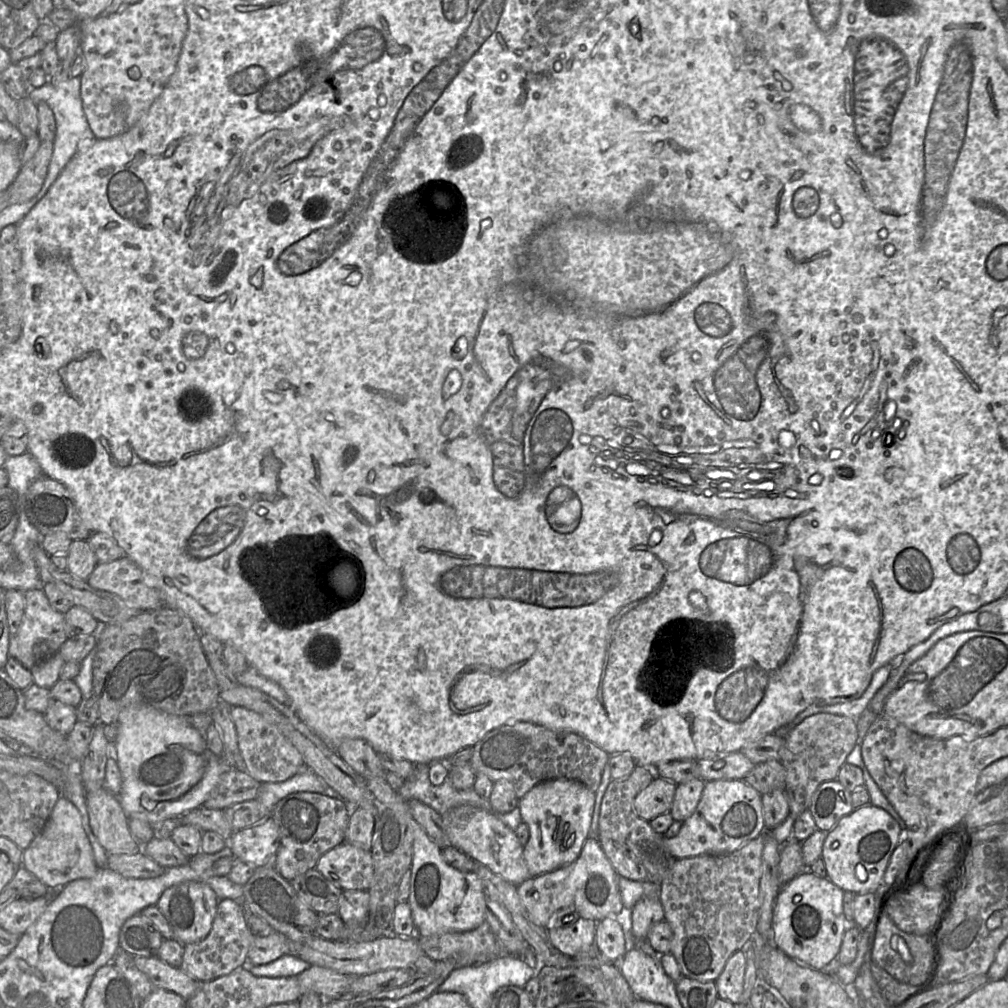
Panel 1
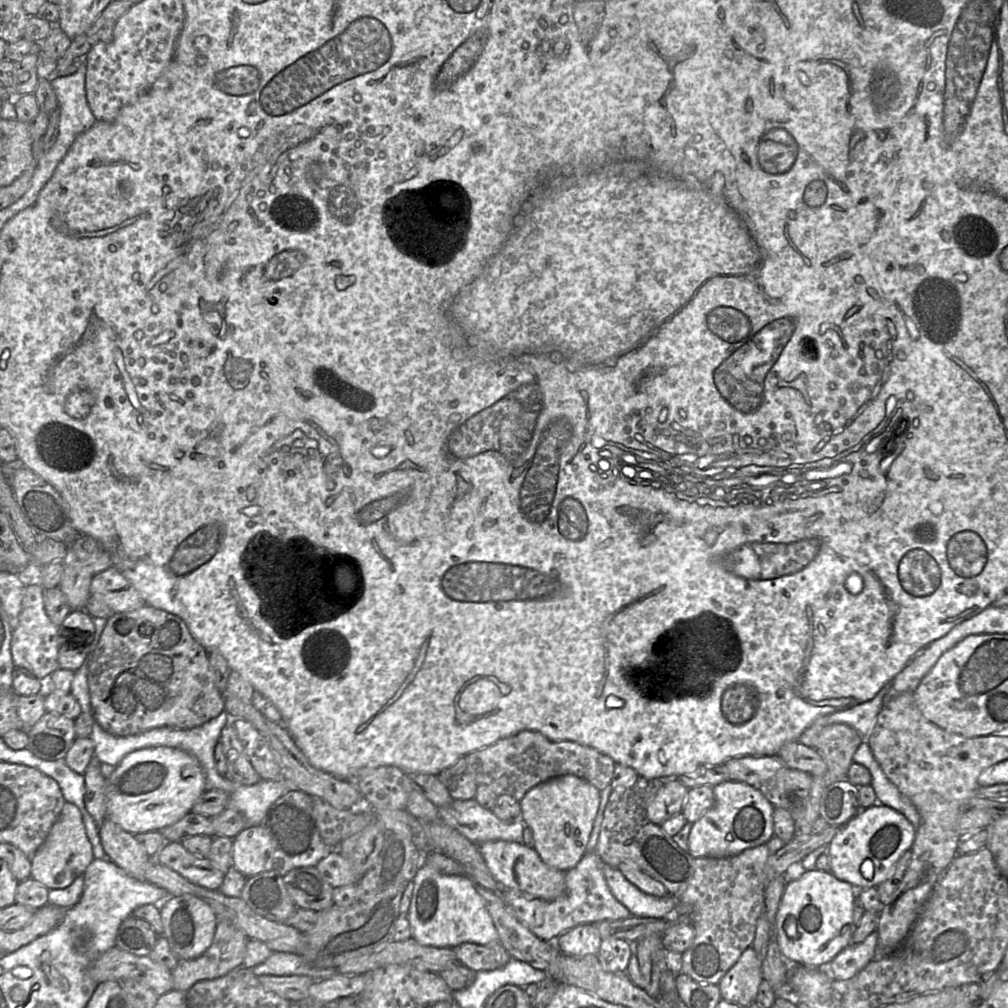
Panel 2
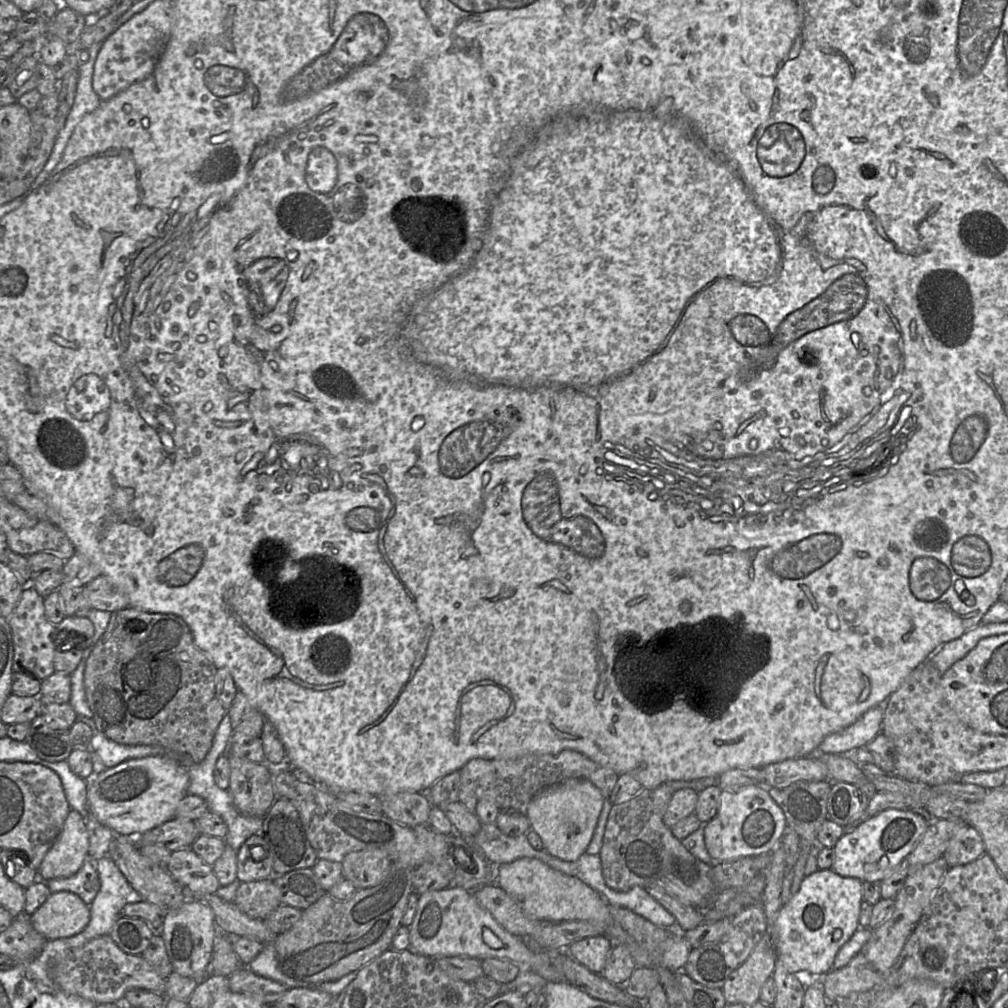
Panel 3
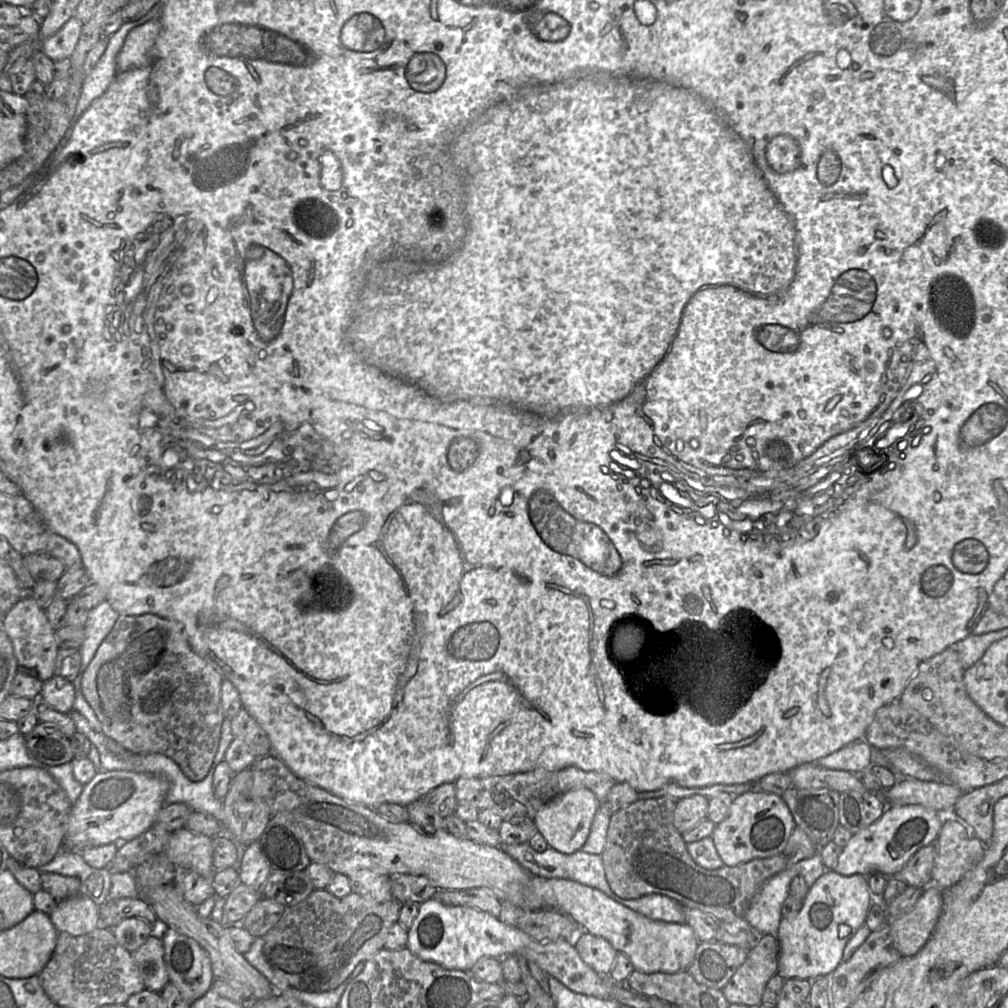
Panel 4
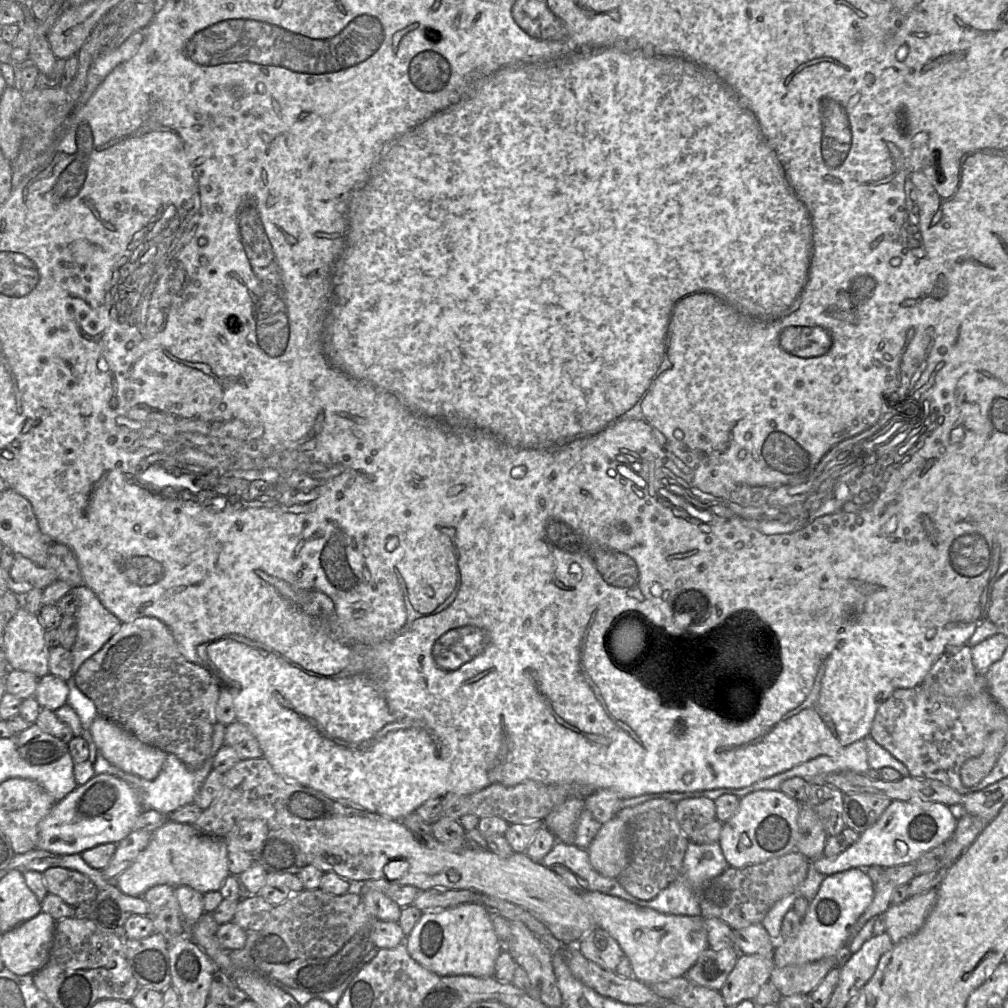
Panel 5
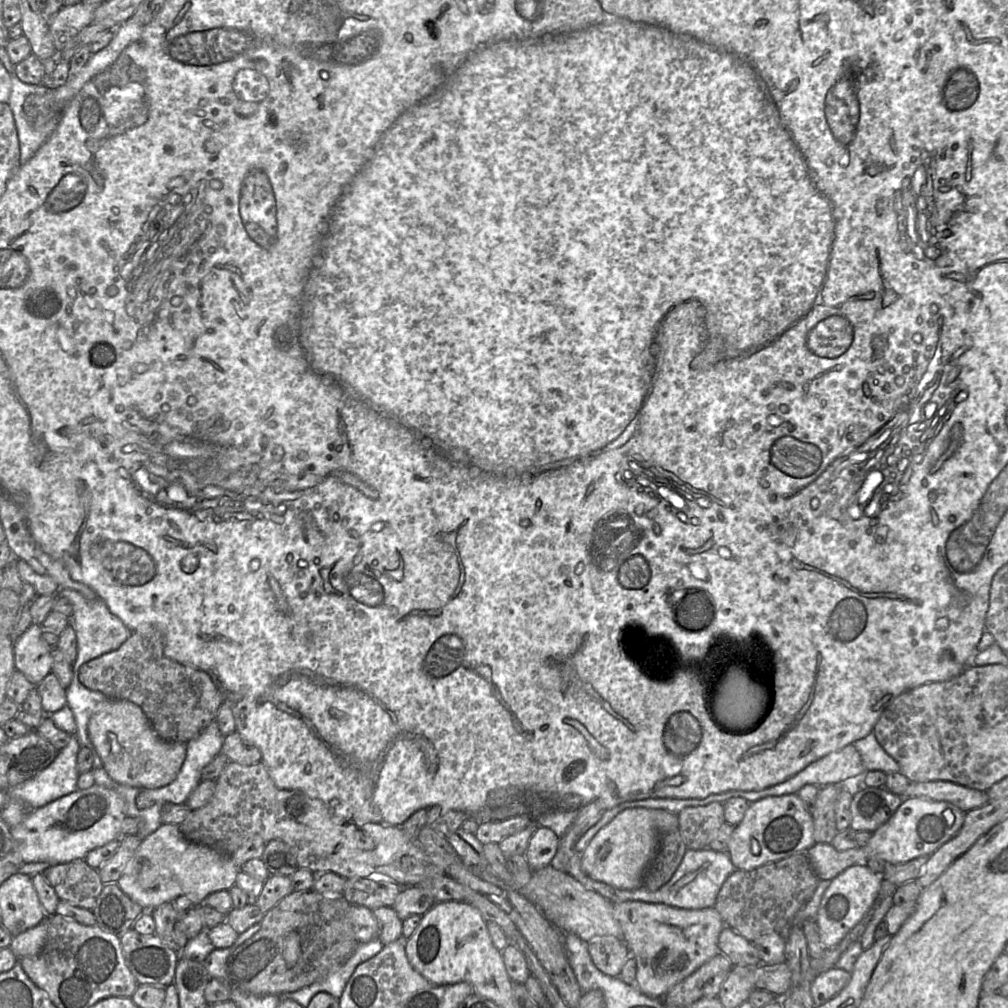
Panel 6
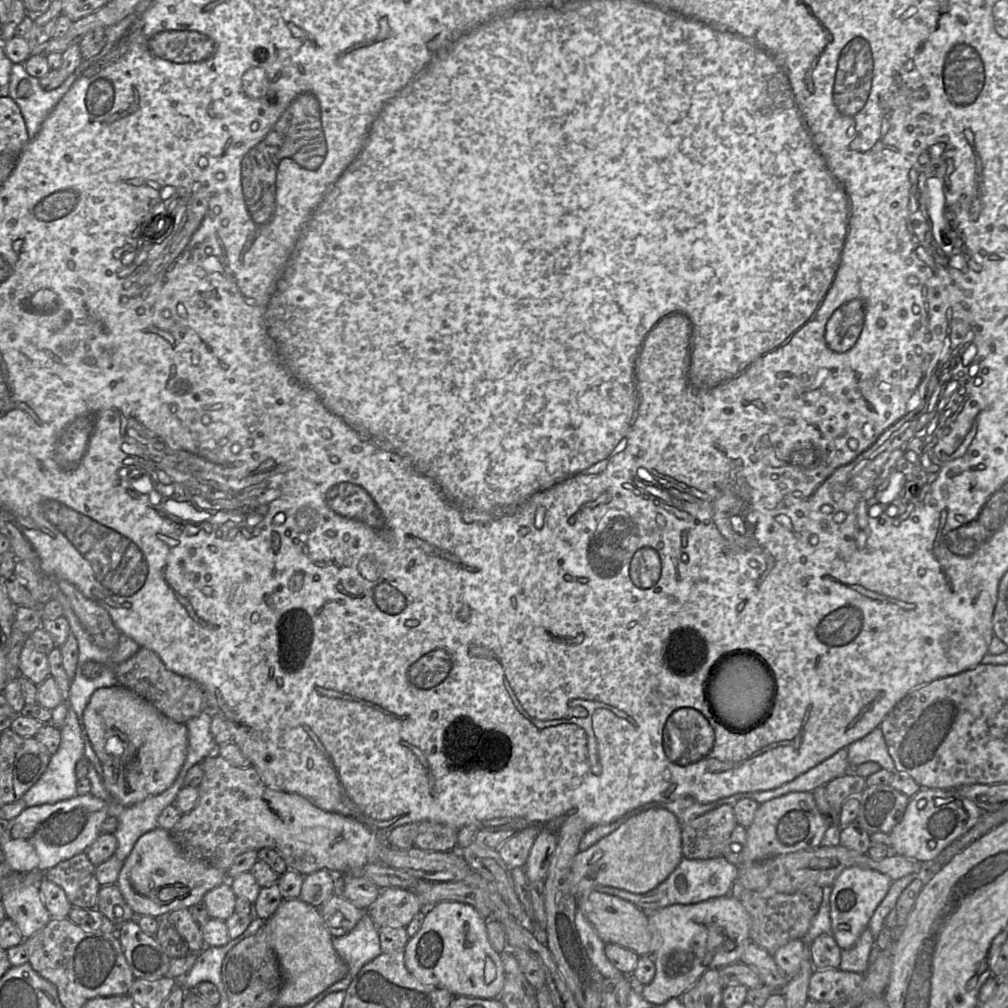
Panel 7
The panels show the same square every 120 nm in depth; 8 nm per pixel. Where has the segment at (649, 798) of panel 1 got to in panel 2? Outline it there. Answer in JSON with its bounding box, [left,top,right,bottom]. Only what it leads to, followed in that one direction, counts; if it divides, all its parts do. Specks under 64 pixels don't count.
[647,779,689,826]

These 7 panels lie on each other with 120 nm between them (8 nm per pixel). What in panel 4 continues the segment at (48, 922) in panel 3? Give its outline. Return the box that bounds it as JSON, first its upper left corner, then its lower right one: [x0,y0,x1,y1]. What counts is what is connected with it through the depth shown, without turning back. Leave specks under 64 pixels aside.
[49,893,99,936]

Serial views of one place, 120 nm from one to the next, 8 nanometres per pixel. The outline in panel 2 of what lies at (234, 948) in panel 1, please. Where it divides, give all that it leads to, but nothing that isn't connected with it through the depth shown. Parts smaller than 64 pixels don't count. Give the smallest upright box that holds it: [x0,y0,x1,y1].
[172,920,248,993]

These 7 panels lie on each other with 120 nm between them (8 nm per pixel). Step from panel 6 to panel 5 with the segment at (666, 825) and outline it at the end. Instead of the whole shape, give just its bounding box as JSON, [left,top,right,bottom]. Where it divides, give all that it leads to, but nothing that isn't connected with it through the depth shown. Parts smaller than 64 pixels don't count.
[586,816,629,879]

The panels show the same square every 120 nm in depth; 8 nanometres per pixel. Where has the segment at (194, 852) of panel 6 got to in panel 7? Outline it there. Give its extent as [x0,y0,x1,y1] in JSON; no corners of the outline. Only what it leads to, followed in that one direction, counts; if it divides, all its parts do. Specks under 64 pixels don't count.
[116,827,228,919]

